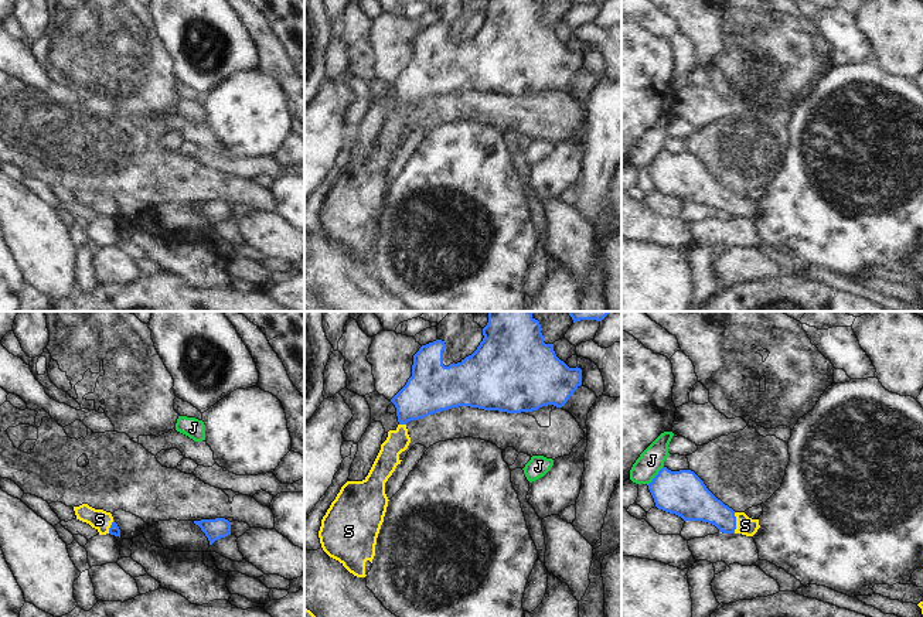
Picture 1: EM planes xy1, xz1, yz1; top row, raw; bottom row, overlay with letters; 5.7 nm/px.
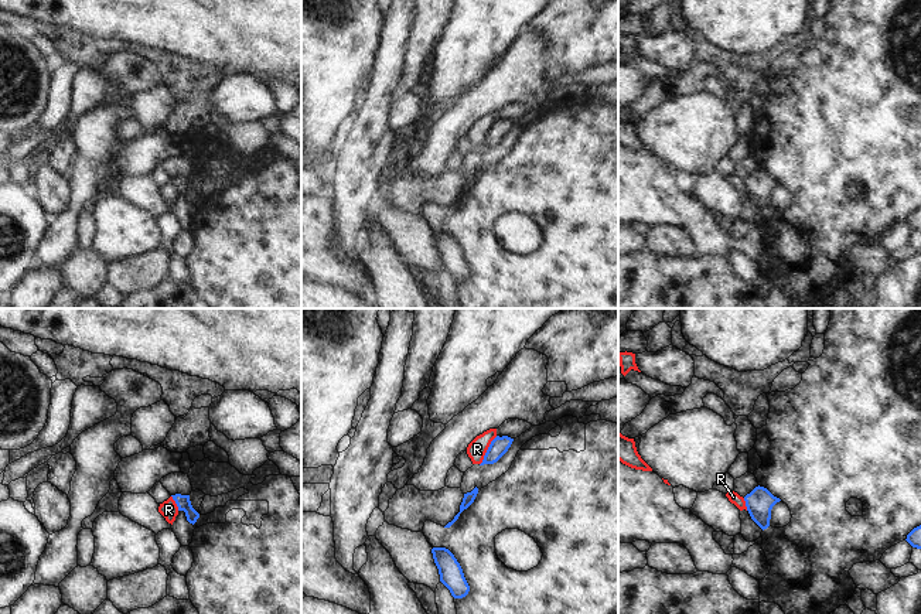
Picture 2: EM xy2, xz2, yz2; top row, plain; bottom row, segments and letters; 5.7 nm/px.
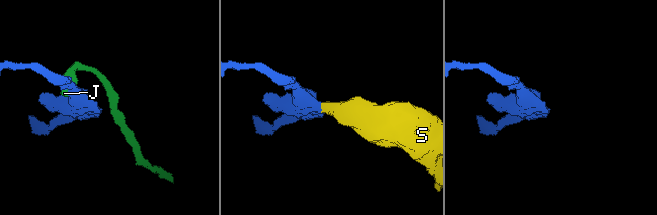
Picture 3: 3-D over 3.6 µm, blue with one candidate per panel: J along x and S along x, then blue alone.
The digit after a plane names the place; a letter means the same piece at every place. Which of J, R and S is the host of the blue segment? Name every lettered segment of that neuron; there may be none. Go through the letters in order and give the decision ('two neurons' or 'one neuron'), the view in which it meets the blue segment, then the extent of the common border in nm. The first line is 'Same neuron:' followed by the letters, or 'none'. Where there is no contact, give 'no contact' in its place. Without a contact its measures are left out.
Same neuron: S
J: two neurons | yz1 | 140 nm
R: two neurons | xz2 | 190 nm
S: one neuron | yz1 | 120 nm

